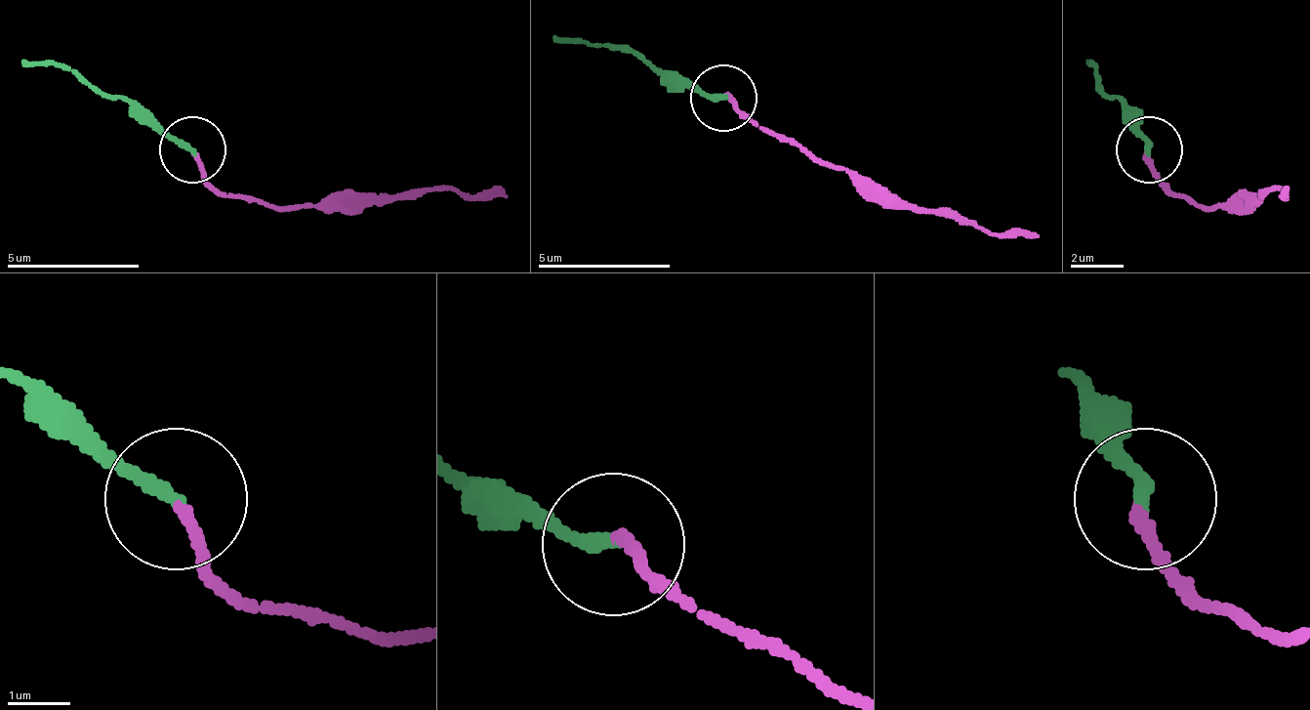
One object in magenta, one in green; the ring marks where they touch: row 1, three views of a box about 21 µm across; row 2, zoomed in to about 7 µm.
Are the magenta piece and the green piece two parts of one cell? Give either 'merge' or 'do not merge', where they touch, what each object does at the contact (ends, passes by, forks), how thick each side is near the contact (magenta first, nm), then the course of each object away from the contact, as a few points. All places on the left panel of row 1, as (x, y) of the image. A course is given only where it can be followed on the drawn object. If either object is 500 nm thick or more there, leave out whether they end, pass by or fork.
merge | (192, 149) | magenta ends | green ends | 190/240 nm | magenta via (190, 151), (217, 191), (283, 204), (449, 191), (509, 197) | green via (190, 151), (98, 85), (24, 59)

